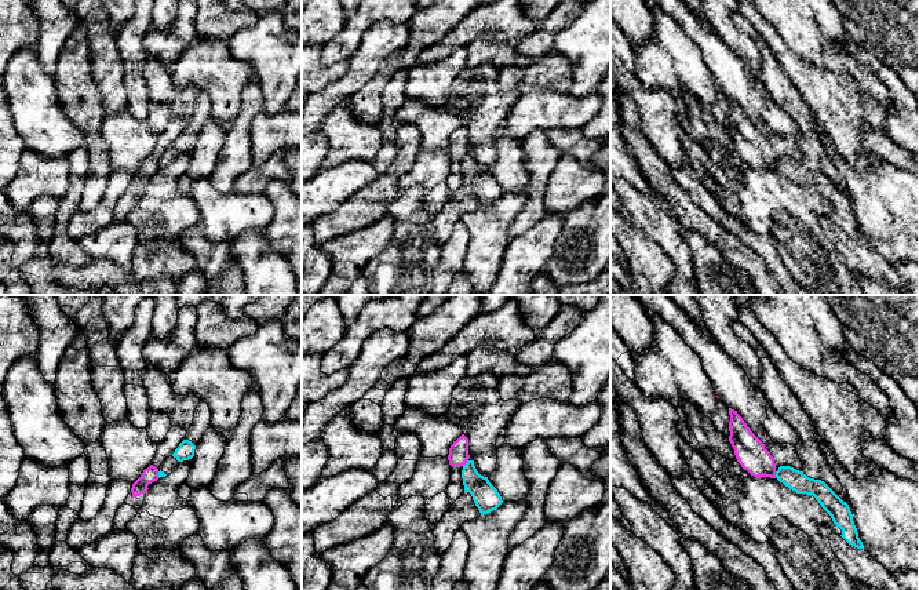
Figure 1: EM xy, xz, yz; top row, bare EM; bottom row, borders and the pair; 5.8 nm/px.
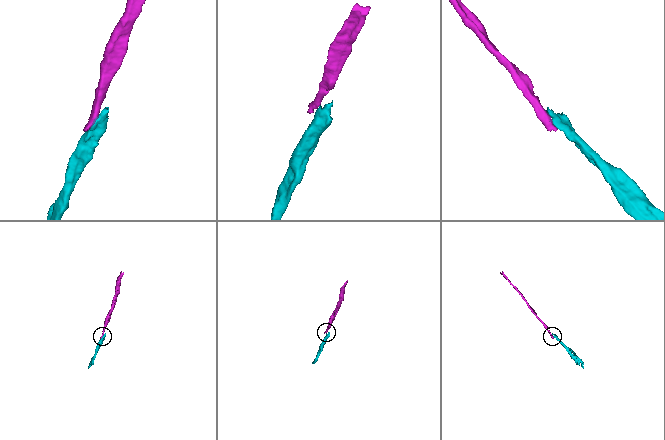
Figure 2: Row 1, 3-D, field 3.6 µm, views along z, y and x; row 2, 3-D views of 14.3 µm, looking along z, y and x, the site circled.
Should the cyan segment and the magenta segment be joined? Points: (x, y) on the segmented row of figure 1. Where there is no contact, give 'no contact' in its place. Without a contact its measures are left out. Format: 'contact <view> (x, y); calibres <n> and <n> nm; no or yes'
contact xz (466, 463); calibres 150 and 110 nm; no

